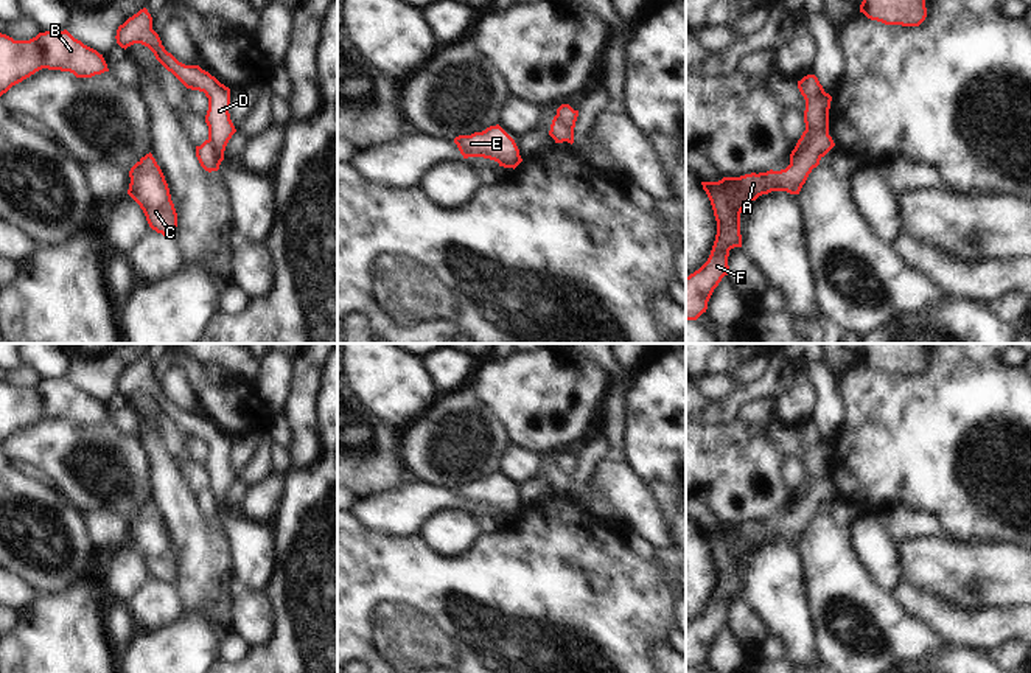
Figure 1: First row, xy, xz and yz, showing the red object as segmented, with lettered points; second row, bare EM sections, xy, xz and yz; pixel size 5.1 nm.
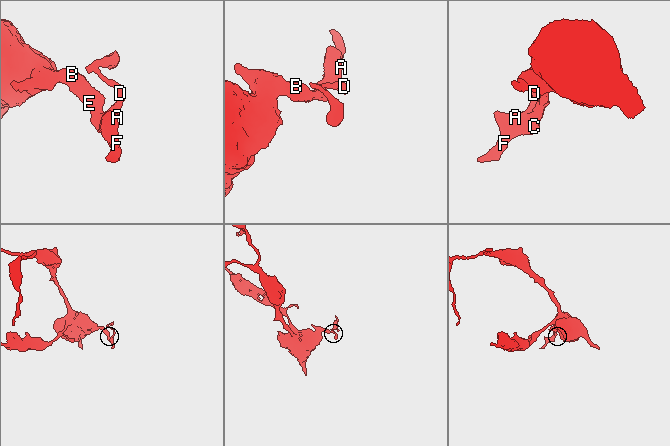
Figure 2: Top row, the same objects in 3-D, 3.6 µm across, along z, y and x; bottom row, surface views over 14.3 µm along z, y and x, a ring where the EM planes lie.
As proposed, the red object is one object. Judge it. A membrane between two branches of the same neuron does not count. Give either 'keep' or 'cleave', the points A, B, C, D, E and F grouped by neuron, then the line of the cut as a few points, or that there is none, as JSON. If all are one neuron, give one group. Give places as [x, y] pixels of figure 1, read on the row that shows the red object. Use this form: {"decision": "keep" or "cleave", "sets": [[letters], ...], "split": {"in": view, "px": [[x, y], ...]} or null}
{"decision": "cleave", "sets": [["A", "B", "C", "E", "F"], ["D"]], "split": {"in": "yz", "px": [[829, 135], [817, 135], [806, 149], [795, 149]]}}

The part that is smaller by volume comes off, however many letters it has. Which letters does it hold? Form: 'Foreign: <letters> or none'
Foreign: D

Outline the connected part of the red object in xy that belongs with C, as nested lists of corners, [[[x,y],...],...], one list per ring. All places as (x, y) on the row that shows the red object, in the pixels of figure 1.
[[[152,154],[142,157],[129,171],[128,194],[140,205],[152,230],[174,236],[177,213],[165,176]]]

